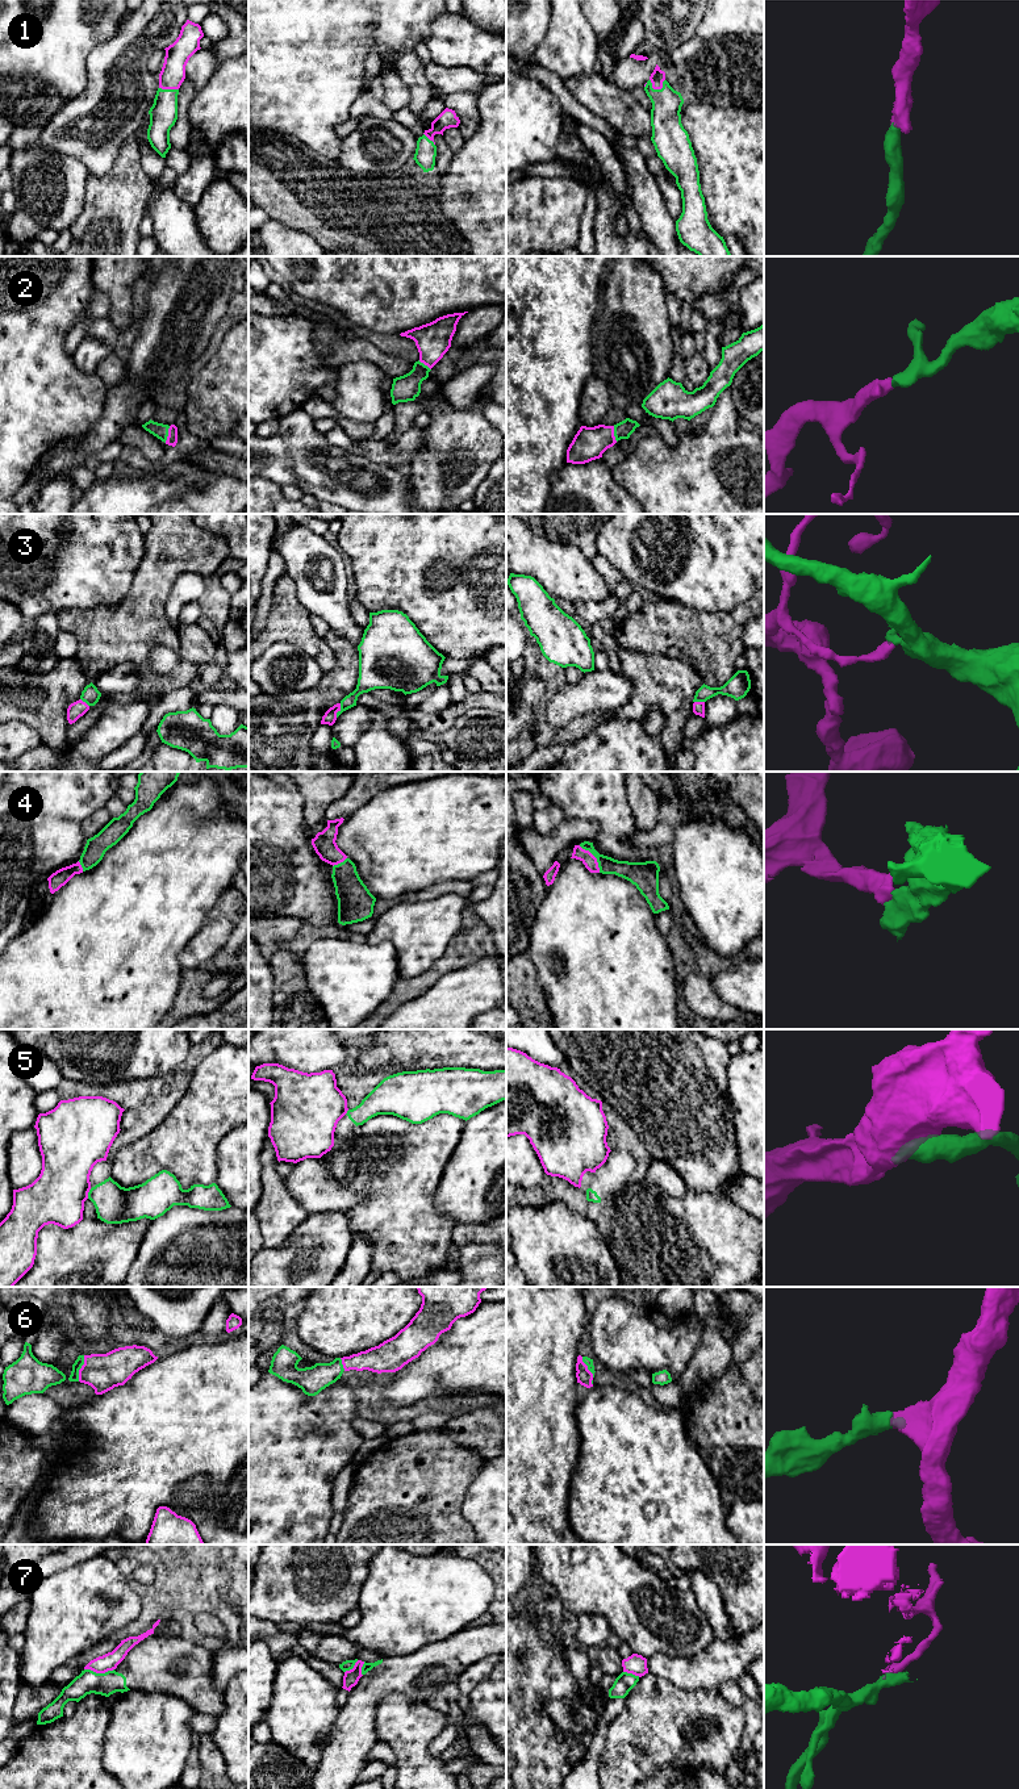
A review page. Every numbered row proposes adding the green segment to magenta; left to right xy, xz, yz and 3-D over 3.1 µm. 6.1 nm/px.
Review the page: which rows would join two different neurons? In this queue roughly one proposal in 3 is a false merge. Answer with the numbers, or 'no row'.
3, 5, 7

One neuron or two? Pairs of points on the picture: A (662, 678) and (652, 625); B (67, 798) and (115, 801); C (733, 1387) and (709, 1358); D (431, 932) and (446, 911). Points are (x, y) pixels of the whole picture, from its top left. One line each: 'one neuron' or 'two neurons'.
A: two neurons
B: two neurons
C: two neurons
D: one neuron

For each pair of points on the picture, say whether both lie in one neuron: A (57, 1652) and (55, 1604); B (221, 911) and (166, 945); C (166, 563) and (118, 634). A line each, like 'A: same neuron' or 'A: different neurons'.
A: same neuron
B: different neurons
C: same neuron

